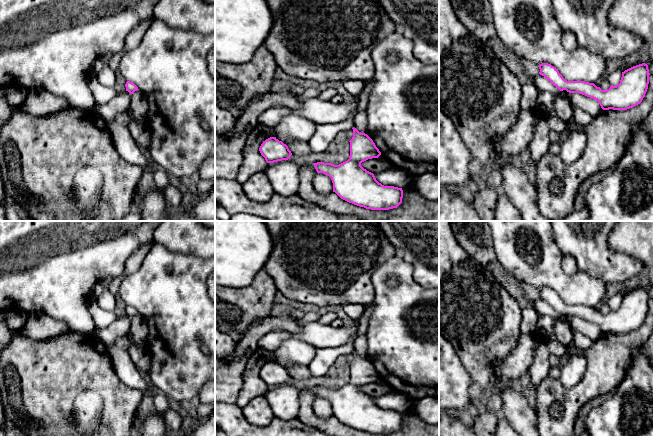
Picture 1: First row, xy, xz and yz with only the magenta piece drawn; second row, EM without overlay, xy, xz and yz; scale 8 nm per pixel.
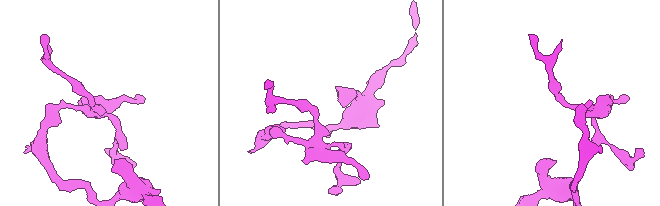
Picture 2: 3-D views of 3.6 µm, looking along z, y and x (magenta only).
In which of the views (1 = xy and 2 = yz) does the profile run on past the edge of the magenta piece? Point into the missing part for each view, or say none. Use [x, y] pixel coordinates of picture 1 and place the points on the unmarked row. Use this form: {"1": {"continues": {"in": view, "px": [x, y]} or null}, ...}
{"1": {"continues": null}, "2": {"continues": null}}

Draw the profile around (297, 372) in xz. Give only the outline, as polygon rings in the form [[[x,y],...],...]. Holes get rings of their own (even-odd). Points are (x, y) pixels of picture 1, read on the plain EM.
[[[292,365],[288,369],[288,372],[294,379],[306,380],[311,378],[311,372],[309,368],[305,366]]]

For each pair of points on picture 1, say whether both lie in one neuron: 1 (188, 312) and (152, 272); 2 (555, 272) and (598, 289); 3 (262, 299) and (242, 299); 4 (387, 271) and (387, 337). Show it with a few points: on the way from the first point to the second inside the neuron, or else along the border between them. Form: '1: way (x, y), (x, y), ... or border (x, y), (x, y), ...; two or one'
1: way (178, 302), (162, 282); one
2: way (566, 283), (572, 289), (587, 289); one
3: way (257, 299), (247, 299); one
4: way (382, 287), (382, 291), (387, 298), (387, 321); one

